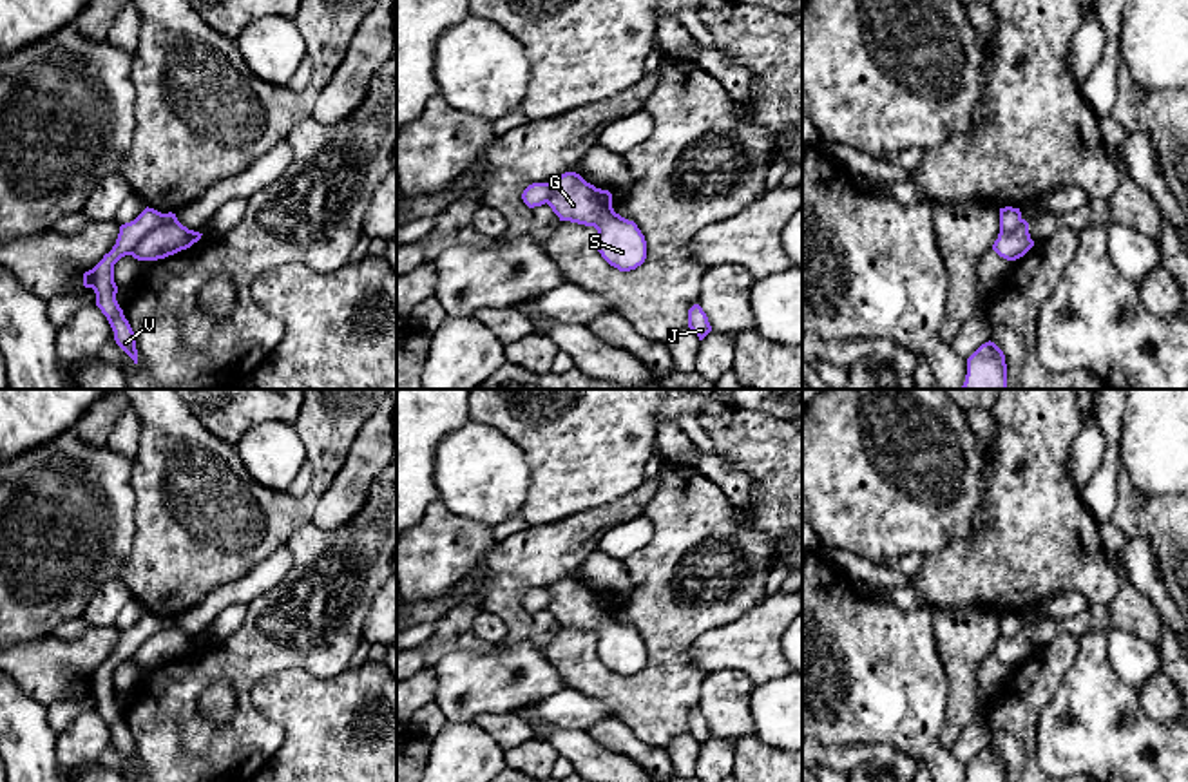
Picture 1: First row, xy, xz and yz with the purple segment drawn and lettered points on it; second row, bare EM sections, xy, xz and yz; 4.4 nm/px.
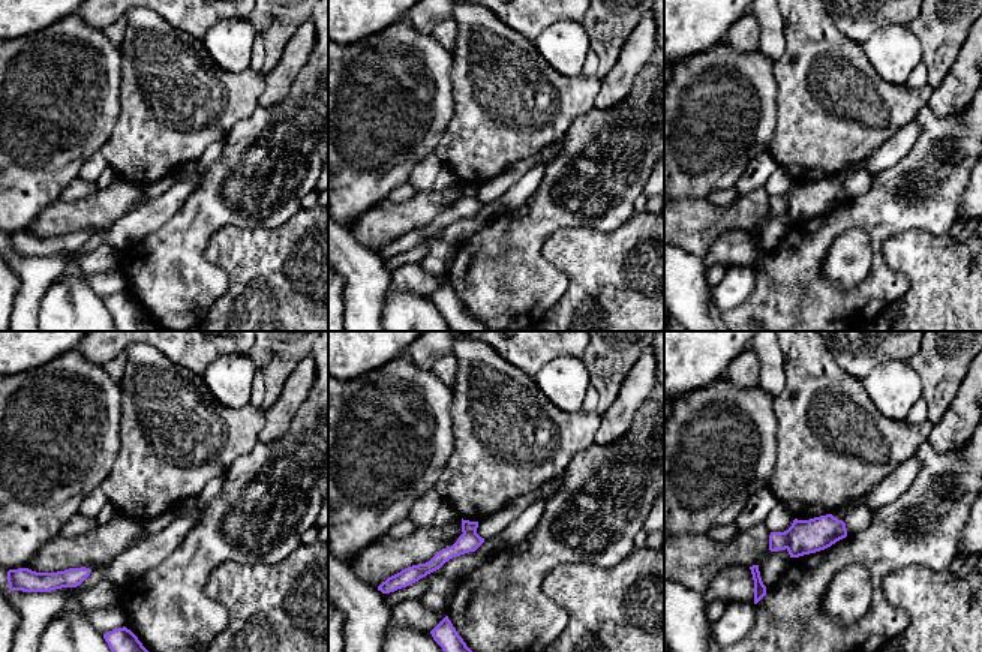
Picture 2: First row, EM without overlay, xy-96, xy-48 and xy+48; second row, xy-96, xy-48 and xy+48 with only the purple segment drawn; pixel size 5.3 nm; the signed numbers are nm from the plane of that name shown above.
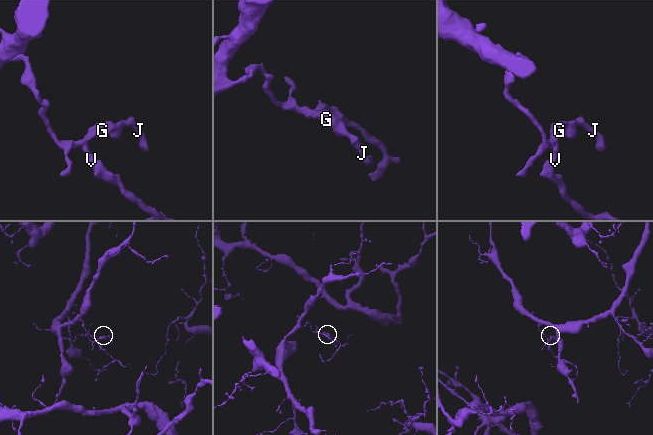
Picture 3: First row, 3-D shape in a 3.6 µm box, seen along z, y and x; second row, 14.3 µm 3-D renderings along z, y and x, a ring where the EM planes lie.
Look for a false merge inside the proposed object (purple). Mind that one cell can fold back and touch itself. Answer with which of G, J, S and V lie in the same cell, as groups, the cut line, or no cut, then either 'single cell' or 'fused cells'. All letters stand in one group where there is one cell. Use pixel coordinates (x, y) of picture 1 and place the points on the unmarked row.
groups G J S / V; cut xy (174, 619), (171, 625), (156, 630), (127, 659); fused cells

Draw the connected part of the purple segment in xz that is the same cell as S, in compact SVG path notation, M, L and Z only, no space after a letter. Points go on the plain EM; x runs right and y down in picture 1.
M565 577L549 588L549 612L560 626L598 635L596 655L619 677L630 677L647 664L647 646L634 626L614 617L612 599L587 588L576 577Z

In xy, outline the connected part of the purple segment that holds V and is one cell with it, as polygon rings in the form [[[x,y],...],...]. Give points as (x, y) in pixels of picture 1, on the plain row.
[[[145,614],[134,626],[120,632],[116,650],[92,673],[92,695],[96,699],[96,711],[107,722],[116,749],[138,769],[136,742],[116,706],[118,691],[114,688],[114,670],[129,661],[139,646],[156,632],[174,625],[176,619],[161,619],[154,614]]]

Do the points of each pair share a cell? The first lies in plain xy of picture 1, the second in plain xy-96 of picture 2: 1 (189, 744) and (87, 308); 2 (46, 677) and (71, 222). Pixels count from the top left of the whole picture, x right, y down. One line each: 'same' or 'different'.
1: different
2: same

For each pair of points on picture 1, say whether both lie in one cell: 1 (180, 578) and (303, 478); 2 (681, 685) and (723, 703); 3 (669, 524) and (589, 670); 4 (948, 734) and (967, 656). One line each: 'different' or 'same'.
1: different
2: different
3: same
4: same

